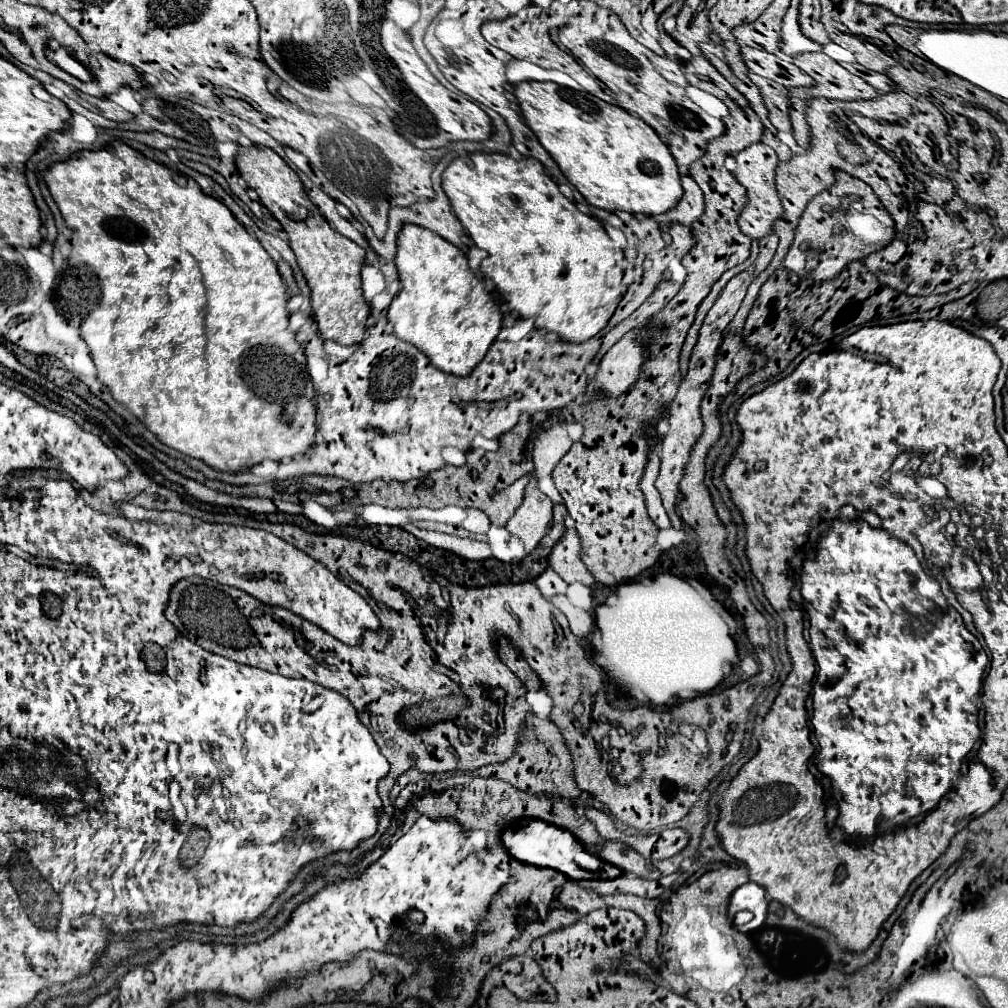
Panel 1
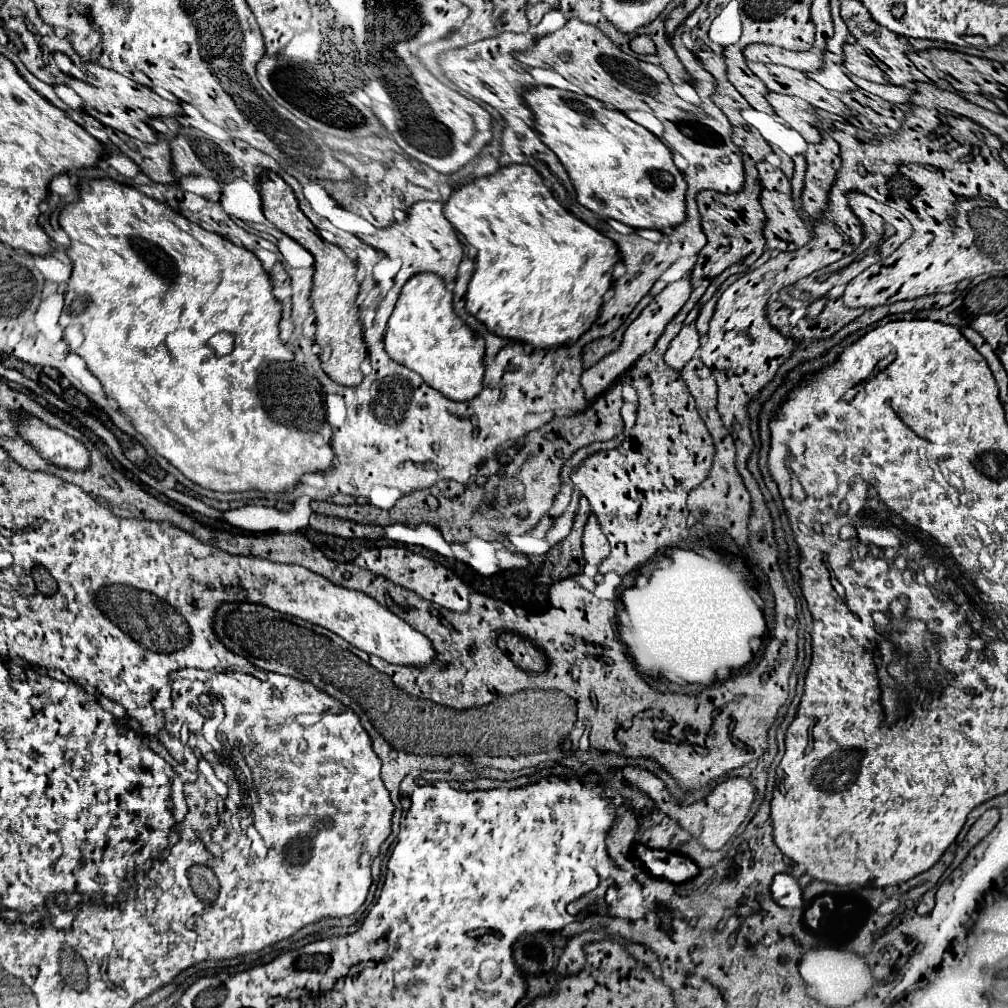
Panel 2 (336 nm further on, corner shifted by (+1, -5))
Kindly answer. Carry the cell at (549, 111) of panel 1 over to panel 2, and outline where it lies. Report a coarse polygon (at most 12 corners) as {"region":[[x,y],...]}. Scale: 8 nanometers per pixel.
{"region":[[534,86],[534,130],[576,200],[632,228],[678,226],[686,180],[644,126]]}

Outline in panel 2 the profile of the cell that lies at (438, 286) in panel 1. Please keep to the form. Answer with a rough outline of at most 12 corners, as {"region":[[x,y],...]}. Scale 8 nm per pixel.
{"region":[[438,274],[412,276],[386,352],[450,400],[482,390],[484,344]]}

